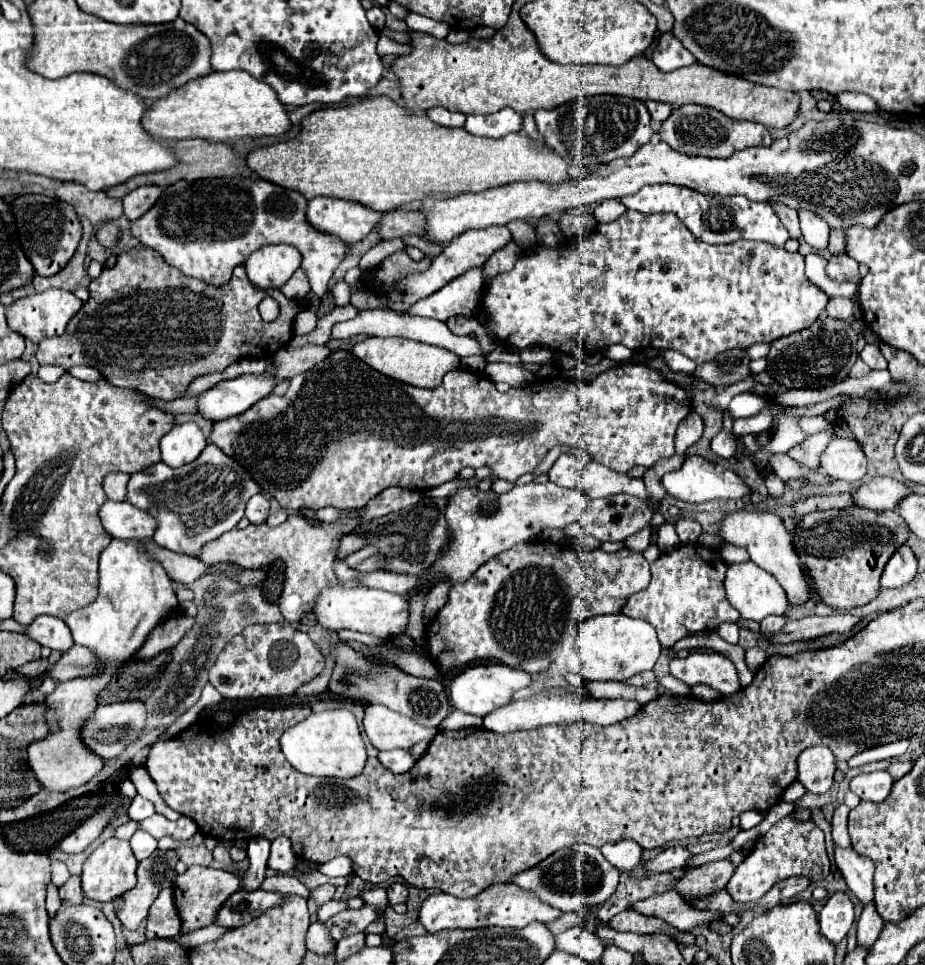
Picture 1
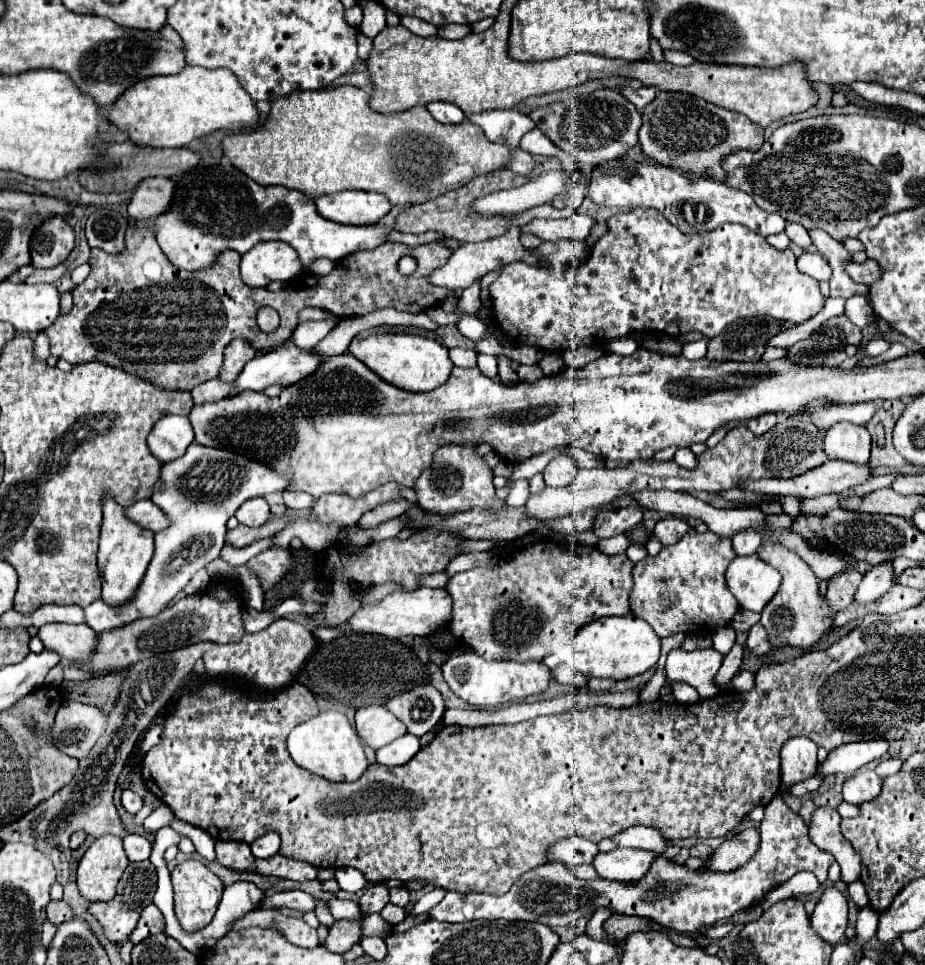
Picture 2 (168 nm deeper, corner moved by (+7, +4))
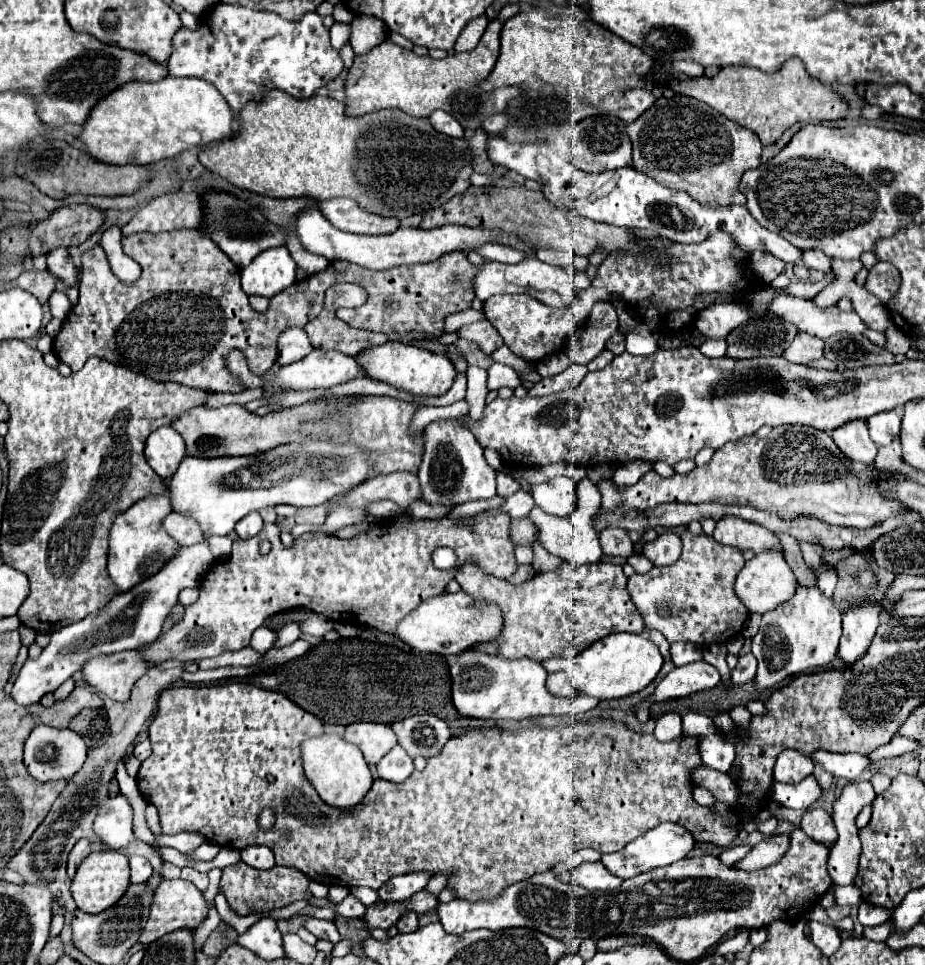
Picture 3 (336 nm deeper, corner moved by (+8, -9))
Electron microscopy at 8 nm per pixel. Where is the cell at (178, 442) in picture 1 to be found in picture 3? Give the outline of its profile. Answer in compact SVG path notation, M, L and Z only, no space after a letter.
M159 427L147 437L145 459L161 479L171 479L183 457L185 441L177 431L173 431L173 427Z

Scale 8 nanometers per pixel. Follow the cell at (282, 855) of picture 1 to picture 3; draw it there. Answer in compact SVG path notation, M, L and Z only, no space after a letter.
M251 845L241 849L239 853L241 853L241 861L245 861L253 869L271 869L275 865L273 851L265 845Z

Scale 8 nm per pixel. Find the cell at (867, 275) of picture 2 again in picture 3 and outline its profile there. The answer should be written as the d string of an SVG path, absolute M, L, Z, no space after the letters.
M877 263L867 277L867 289L877 295L883 303L889 303L901 285L901 275L891 263Z

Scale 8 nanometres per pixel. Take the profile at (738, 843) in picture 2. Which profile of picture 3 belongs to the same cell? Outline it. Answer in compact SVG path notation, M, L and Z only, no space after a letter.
M771 835L771 837L765 837L735 867L741 867L745 871L755 871L755 869L763 869L763 867L775 865L785 855L787 849L789 849L789 835Z

